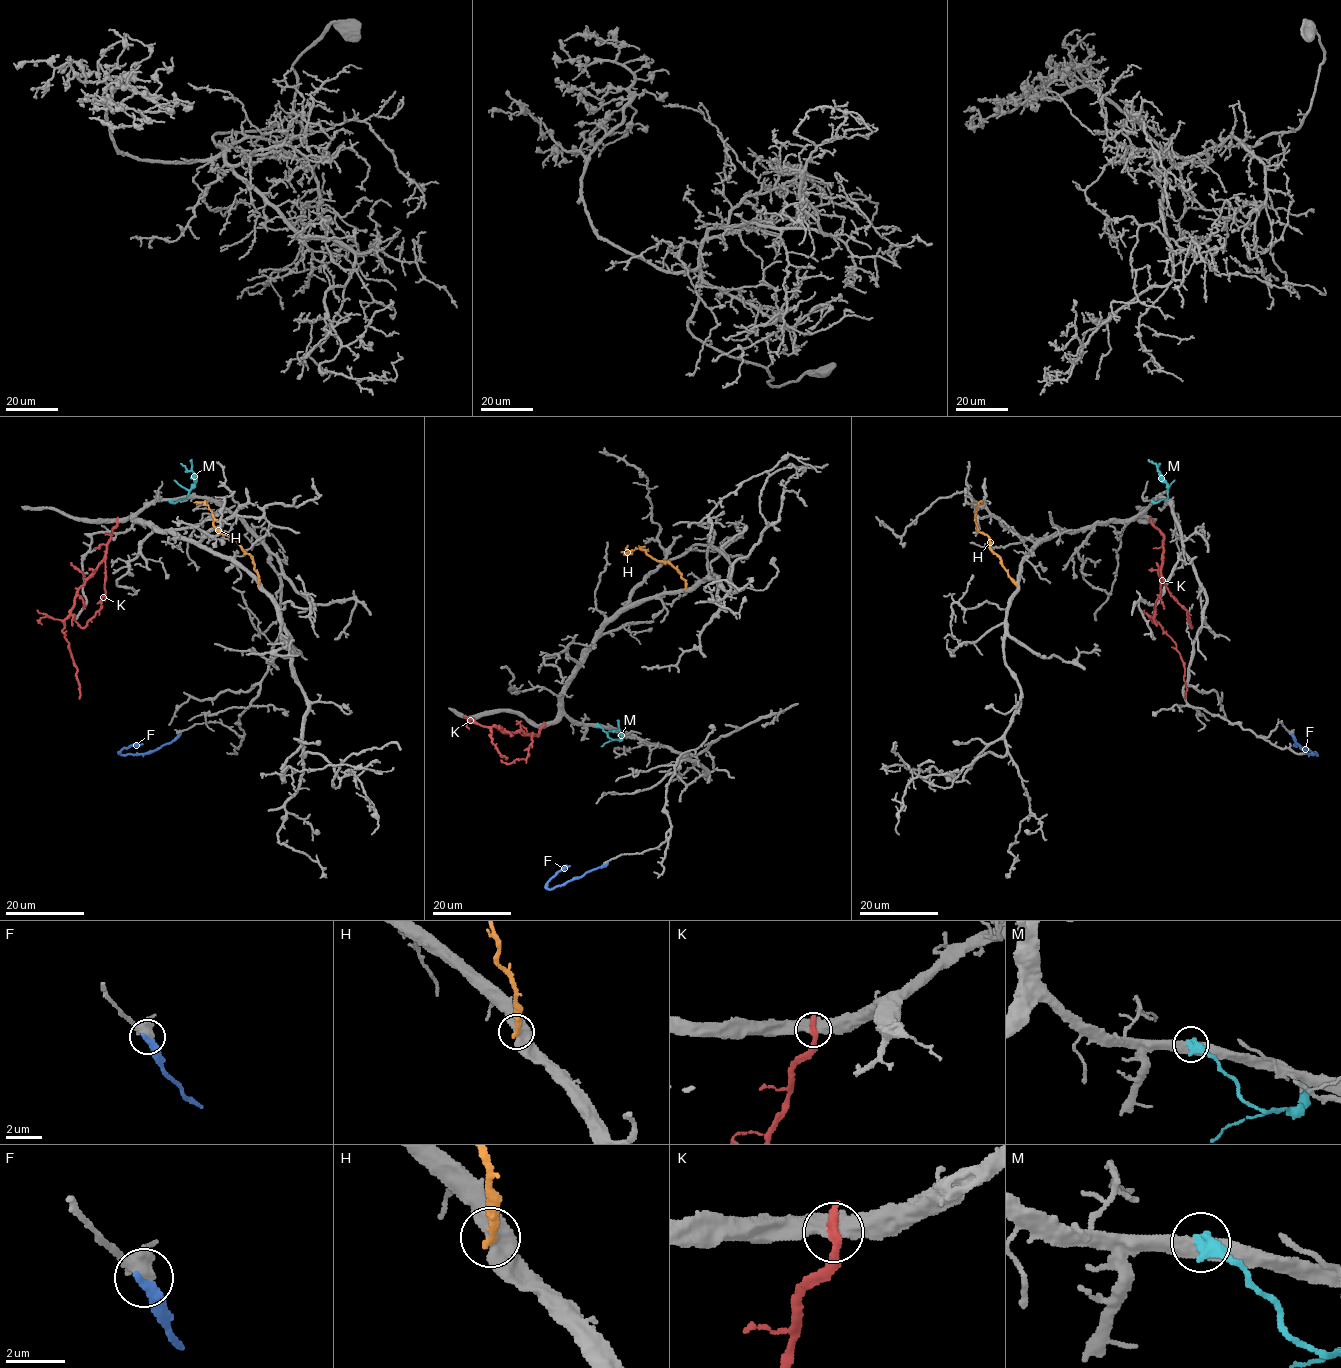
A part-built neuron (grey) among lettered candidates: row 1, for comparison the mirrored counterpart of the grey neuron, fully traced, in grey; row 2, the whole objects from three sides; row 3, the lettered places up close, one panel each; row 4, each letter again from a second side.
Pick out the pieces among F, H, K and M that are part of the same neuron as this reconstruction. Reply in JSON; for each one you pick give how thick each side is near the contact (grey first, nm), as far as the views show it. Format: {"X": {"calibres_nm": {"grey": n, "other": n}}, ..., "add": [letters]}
{"add": []}

